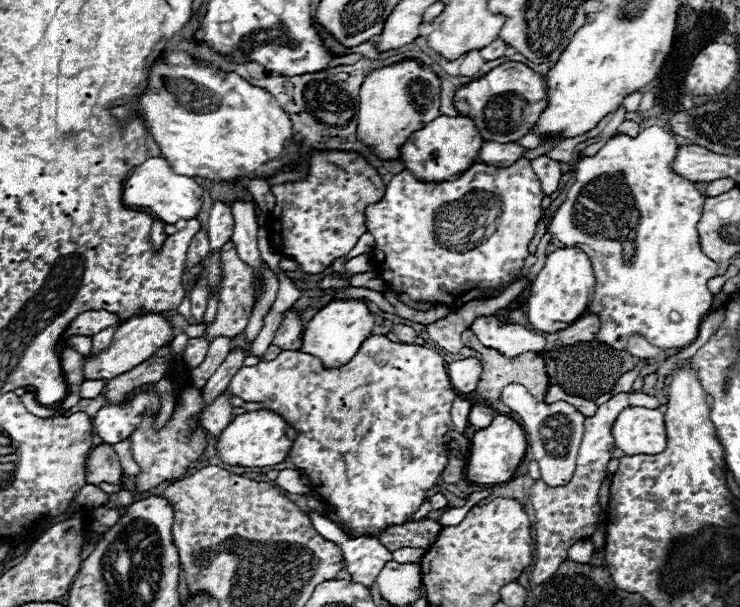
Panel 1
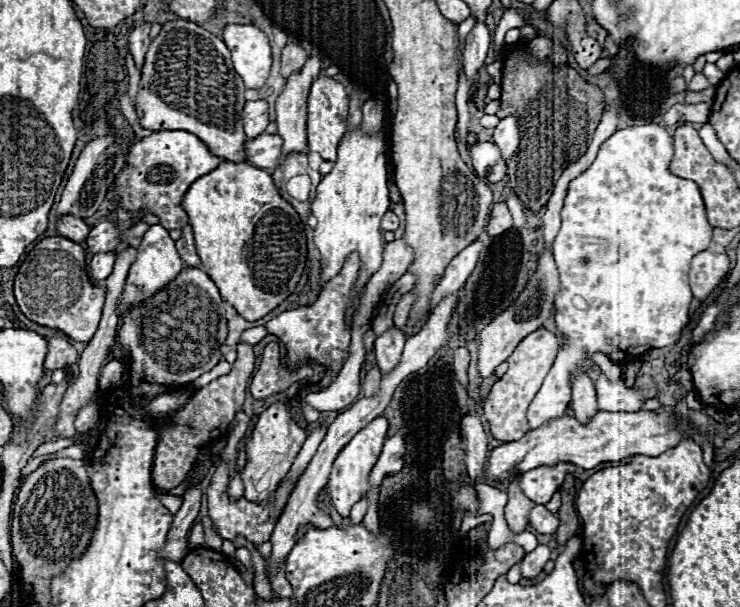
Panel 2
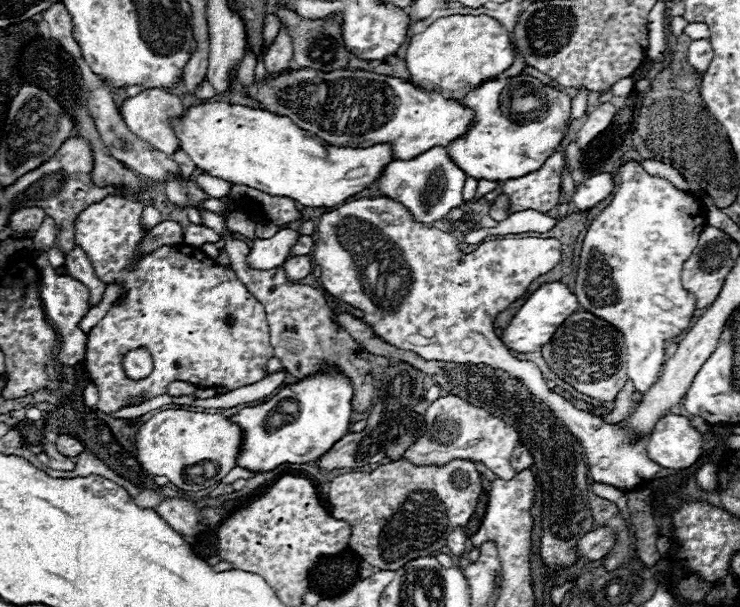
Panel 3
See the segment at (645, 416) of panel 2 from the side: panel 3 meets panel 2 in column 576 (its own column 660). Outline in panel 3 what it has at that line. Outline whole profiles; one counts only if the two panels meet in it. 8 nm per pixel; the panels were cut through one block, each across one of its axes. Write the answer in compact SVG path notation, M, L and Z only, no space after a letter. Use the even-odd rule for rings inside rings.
M678 414L664 416L648 438L648 458L662 468L688 468L702 452L702 434L694 430L688 418Z

